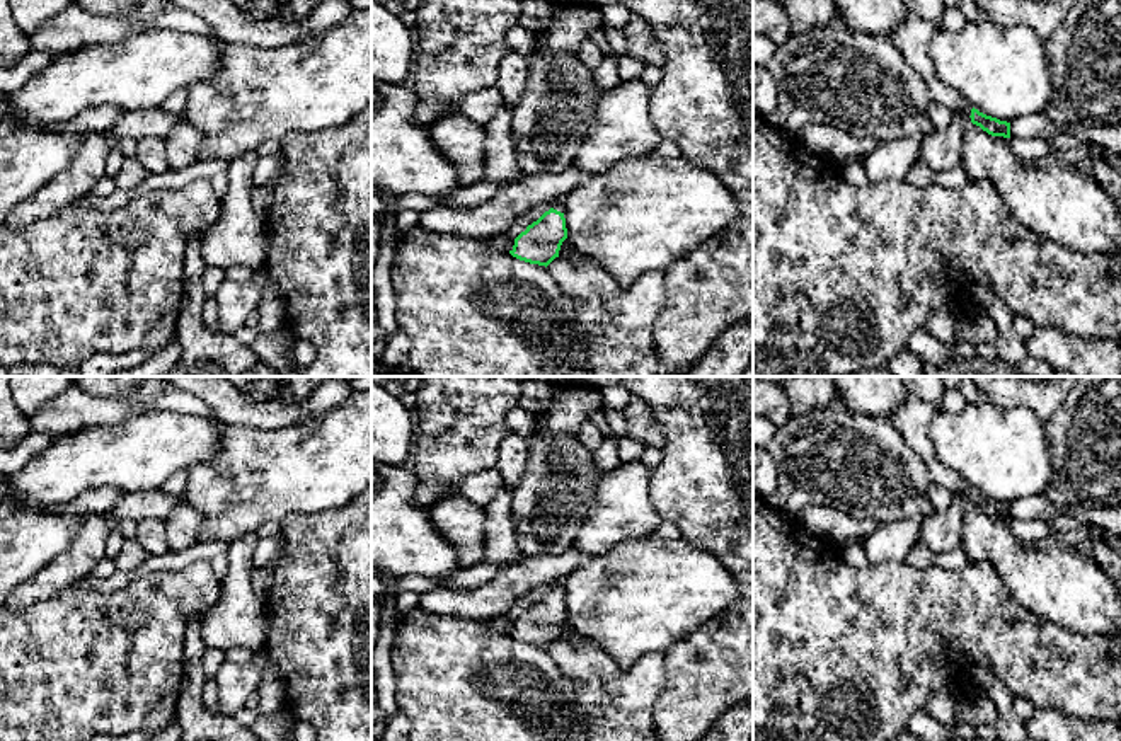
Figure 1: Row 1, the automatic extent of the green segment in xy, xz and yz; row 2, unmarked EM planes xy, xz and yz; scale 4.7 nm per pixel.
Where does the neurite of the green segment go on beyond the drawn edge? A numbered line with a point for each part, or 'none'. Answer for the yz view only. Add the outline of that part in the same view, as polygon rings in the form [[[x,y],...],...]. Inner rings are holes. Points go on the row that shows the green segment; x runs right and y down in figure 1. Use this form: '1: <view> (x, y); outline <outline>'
1: yz (941, 150); outline [[[954,118],[944,129],[935,129],[923,138],[918,162],[923,162],[932,172],[947,170],[961,165],[961,146],[971,118]]]

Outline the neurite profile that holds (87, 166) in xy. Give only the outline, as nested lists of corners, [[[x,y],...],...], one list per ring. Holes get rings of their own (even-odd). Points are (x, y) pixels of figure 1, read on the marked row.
[[[87,133],[72,162],[17,204],[3,225],[20,232],[92,192],[94,184],[106,175],[109,150],[102,133]]]

